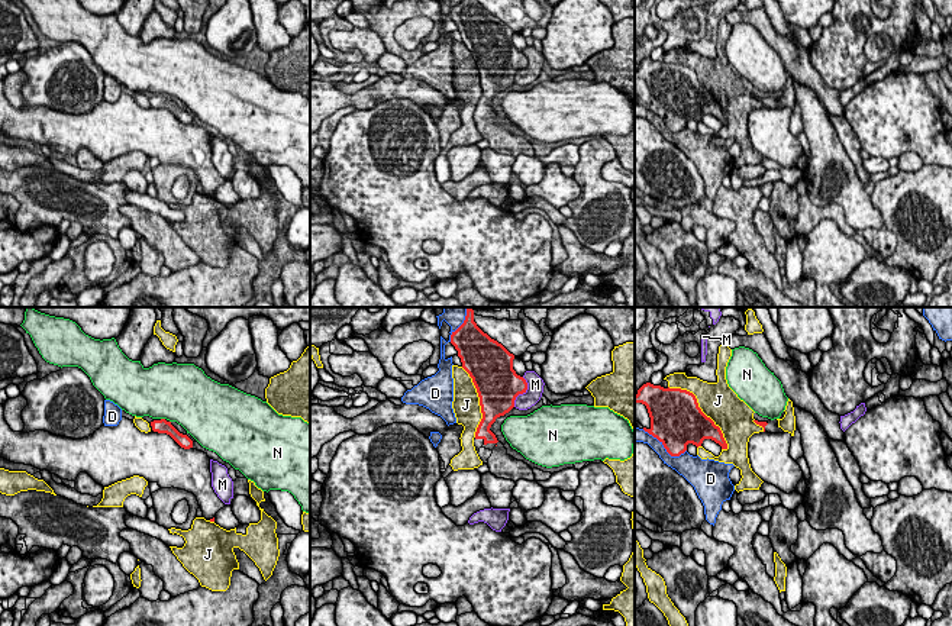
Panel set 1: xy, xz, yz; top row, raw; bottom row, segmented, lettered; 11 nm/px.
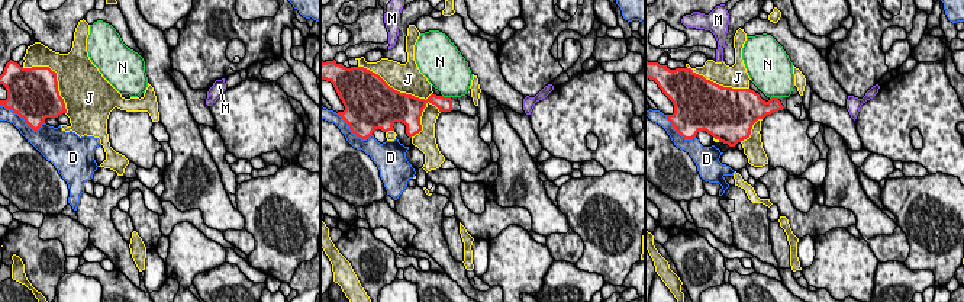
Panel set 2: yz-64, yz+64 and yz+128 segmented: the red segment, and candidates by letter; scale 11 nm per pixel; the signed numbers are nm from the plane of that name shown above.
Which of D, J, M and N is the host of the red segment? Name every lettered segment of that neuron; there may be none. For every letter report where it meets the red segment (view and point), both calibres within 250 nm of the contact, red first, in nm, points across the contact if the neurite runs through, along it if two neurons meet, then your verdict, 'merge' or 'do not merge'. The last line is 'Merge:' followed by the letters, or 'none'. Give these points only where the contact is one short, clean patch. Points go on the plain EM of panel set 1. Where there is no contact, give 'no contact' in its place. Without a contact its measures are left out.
D: meets red in yz at (664, 122); 460 nm thick on the red side, 160 nm on the other; do not merge
J: meets red in yz at (700, 86); 500 nm thick on the red side, 400 nm on the other; do not merge
M: meets red in xz at (522, 68); 420 nm thick on the red side, 190 nm on the other; do not merge
N: meets red in xy at (163, 94); 160 nm thick on the red side, 480 nm on the other; border along xy (161, 93), (164, 94); do not merge
Merge: none

